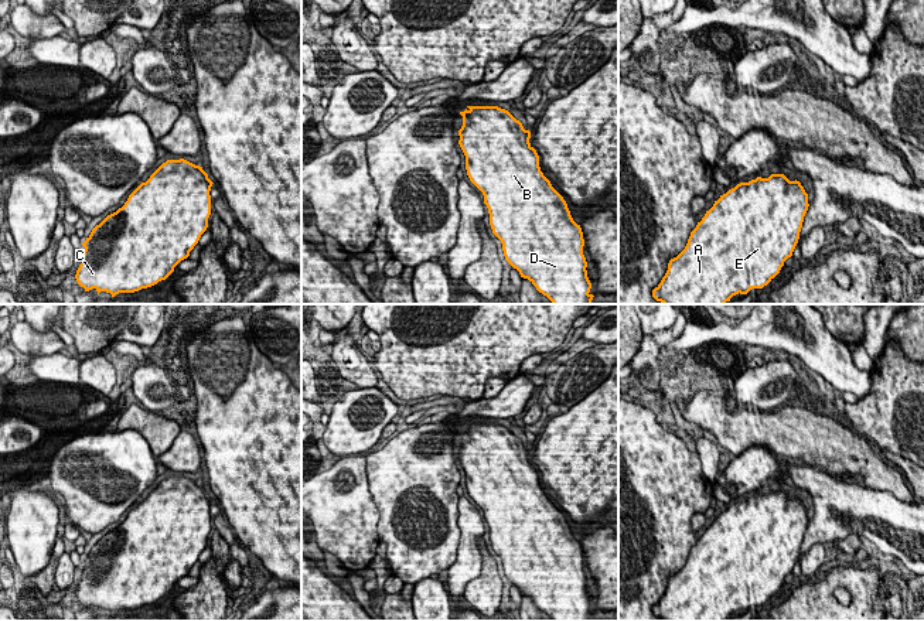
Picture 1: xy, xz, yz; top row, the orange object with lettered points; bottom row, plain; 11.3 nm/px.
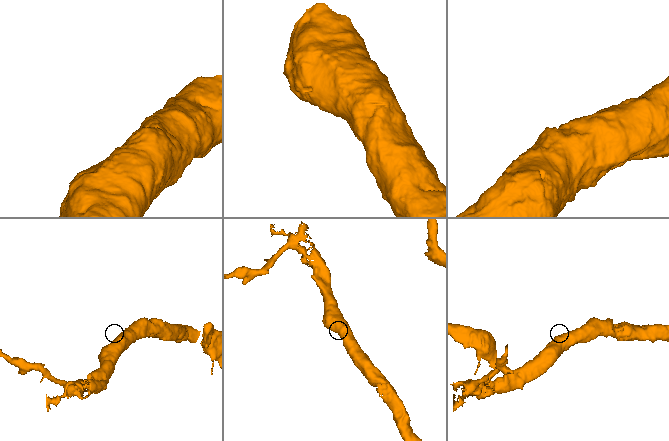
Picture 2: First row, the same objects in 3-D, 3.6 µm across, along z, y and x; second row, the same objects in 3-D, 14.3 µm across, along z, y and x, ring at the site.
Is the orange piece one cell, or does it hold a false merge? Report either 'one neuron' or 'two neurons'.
two neurons

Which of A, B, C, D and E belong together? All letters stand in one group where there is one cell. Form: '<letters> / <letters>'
A C E / B D

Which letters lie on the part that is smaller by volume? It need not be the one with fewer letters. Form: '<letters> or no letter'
B, D

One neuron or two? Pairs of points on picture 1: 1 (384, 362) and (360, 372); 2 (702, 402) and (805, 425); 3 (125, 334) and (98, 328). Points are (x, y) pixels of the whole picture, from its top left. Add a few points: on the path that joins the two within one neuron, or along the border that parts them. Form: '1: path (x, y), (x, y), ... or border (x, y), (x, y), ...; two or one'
1: border (372, 364), (377, 371); two
2: path (728, 426), (780, 426); one
3: border (132, 318), (109, 343); two

